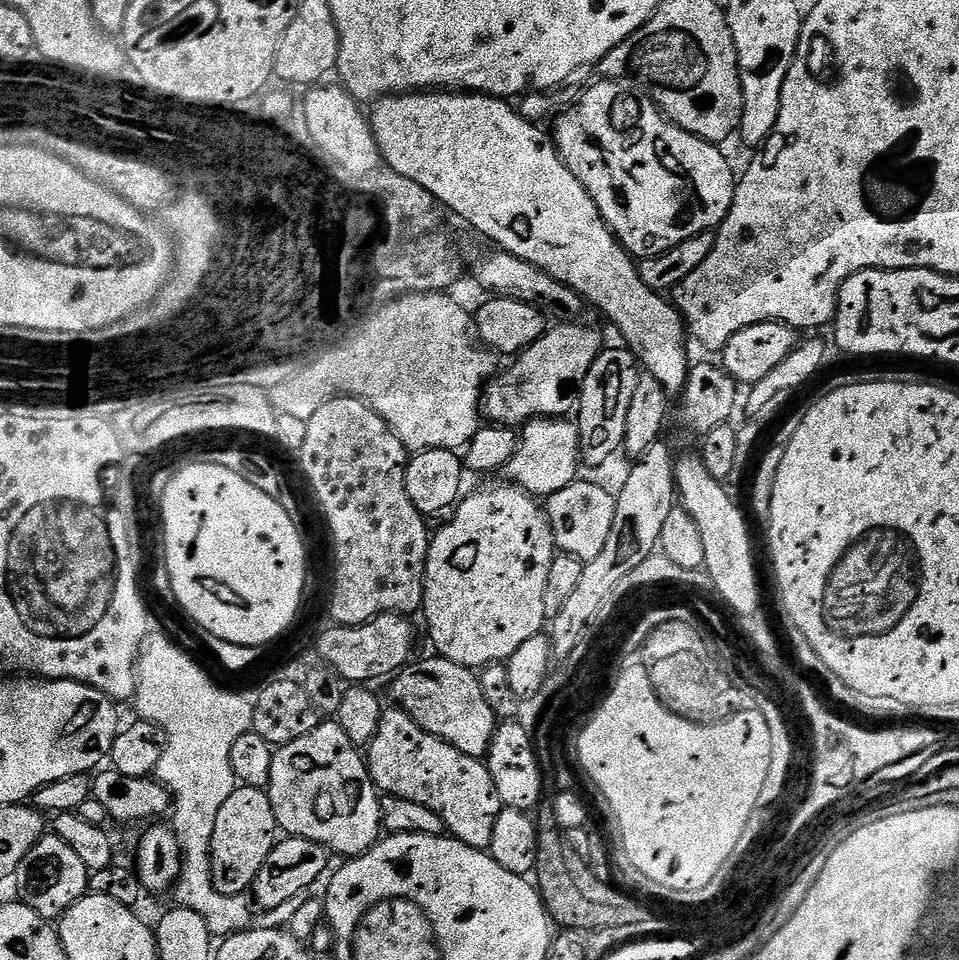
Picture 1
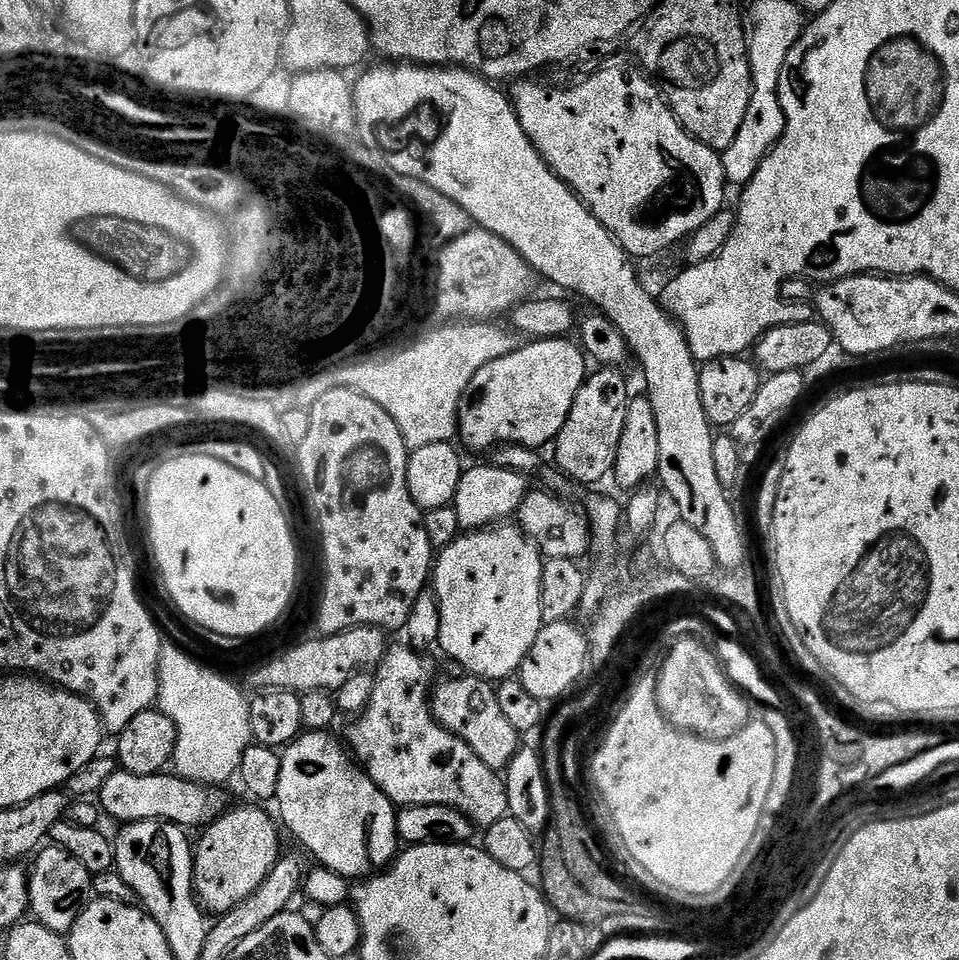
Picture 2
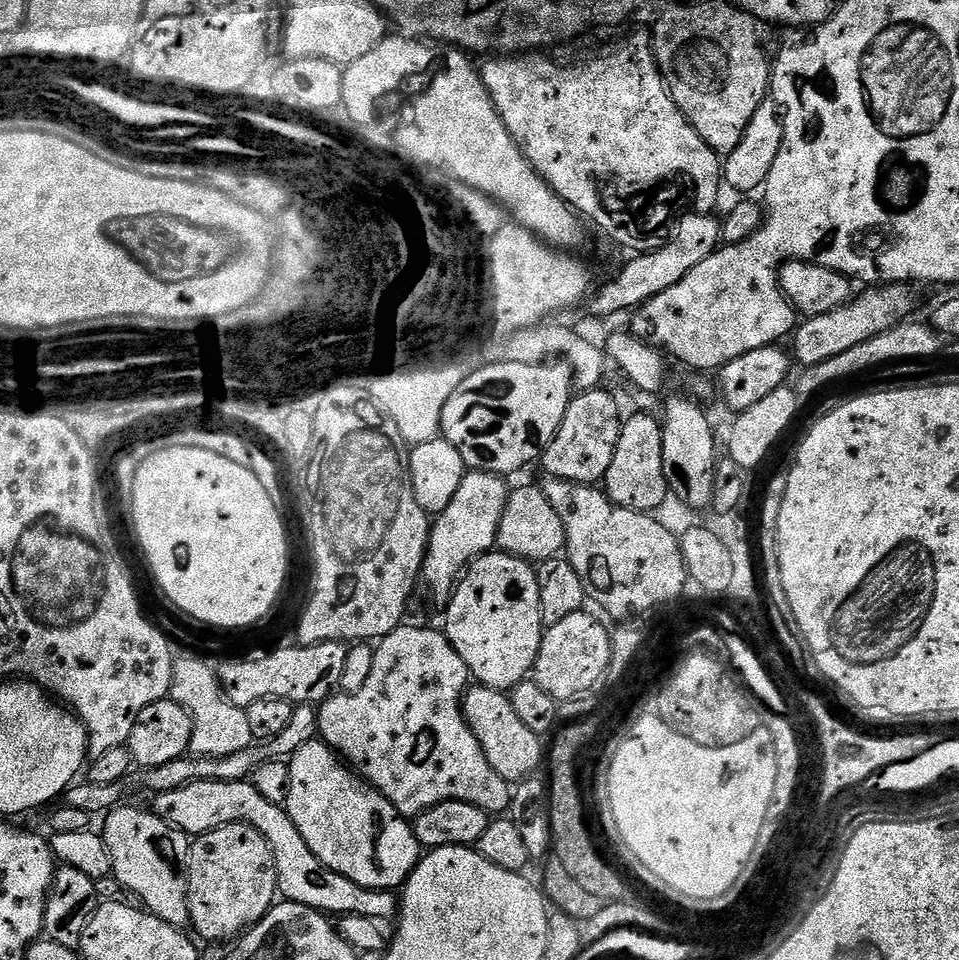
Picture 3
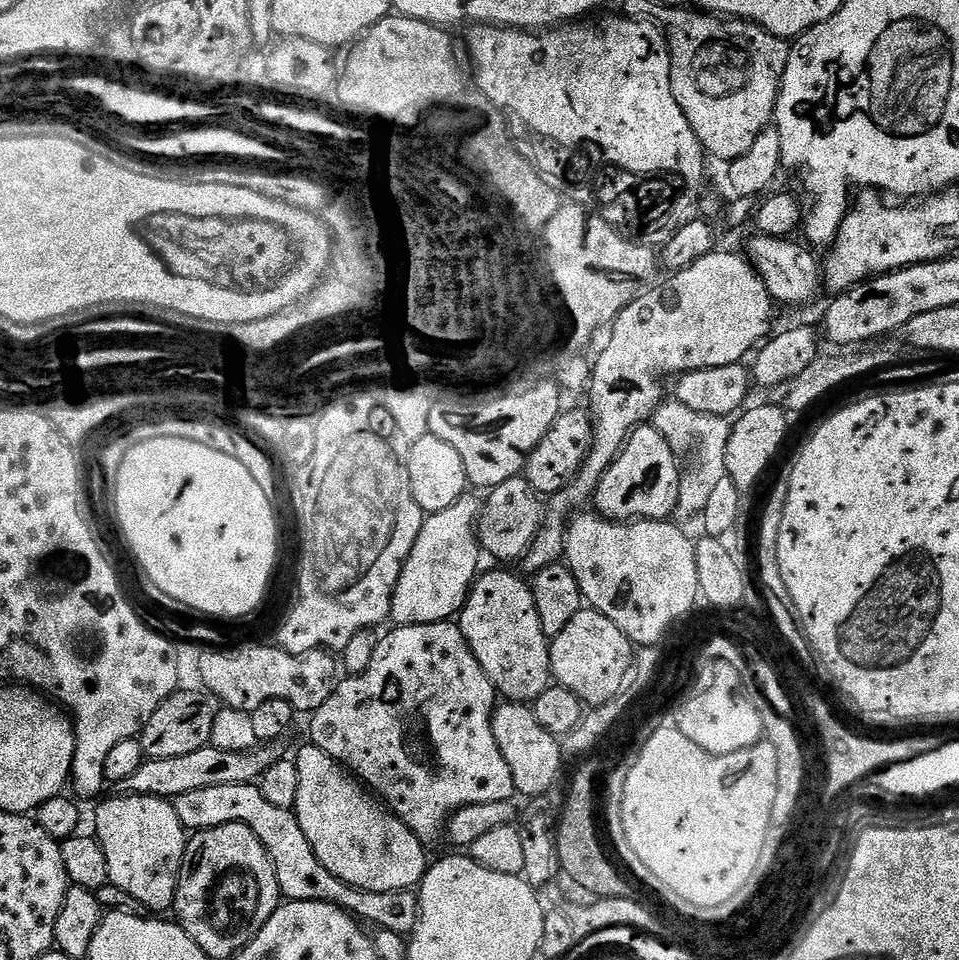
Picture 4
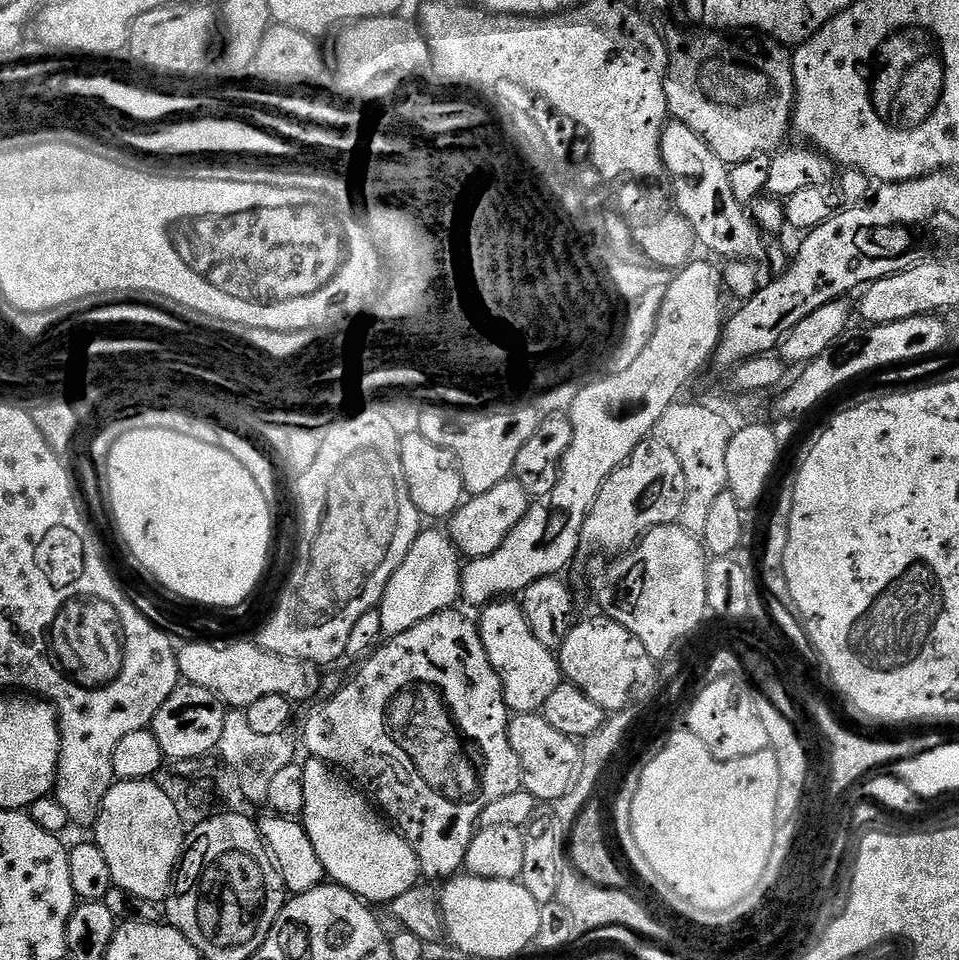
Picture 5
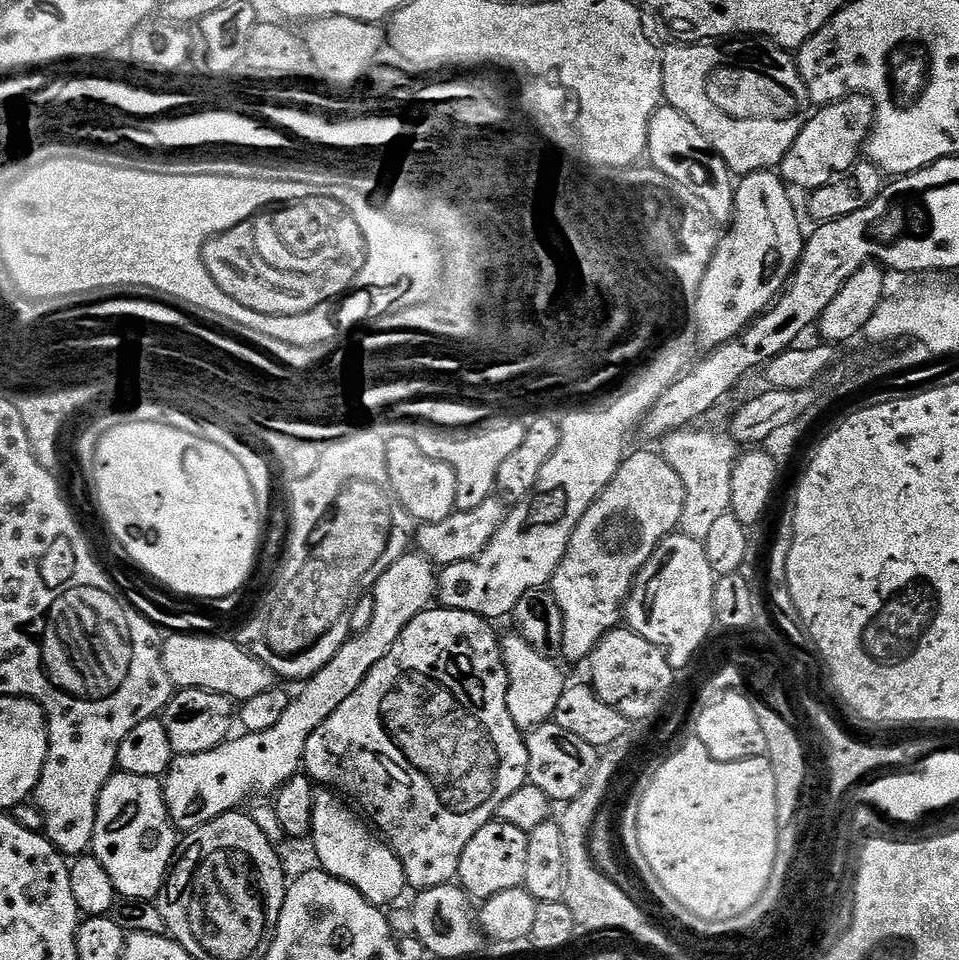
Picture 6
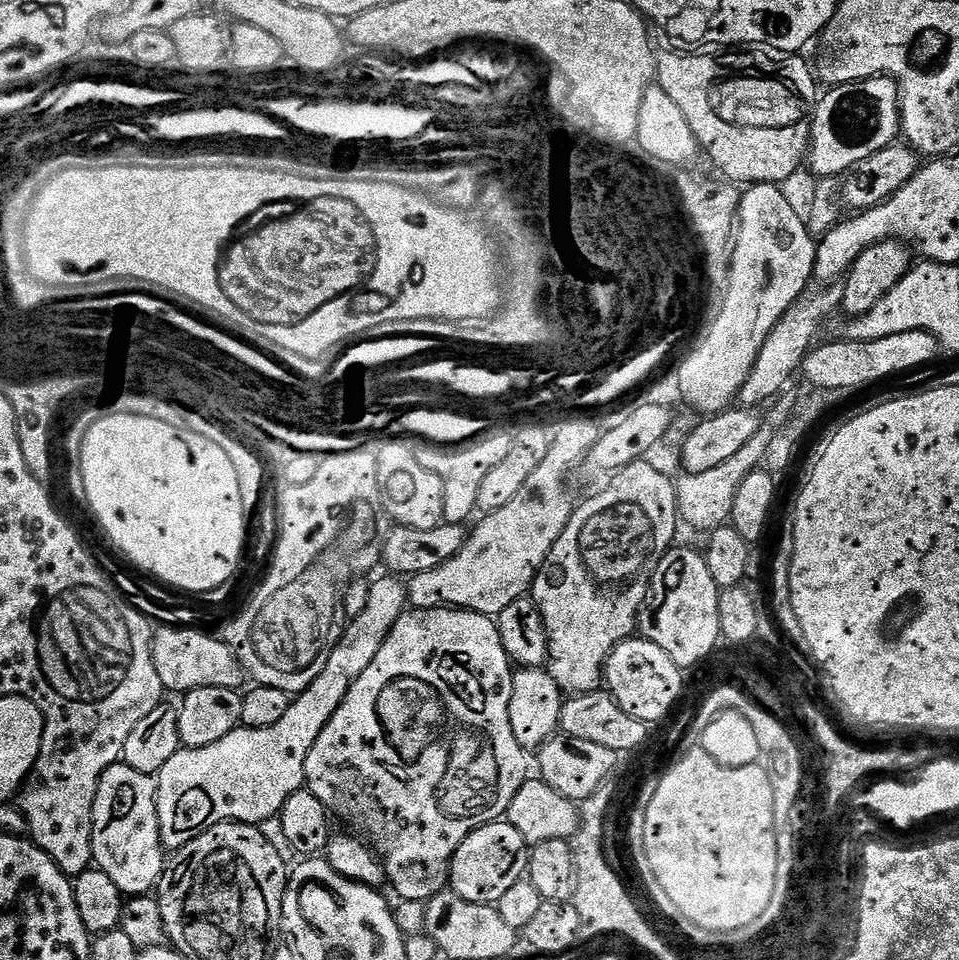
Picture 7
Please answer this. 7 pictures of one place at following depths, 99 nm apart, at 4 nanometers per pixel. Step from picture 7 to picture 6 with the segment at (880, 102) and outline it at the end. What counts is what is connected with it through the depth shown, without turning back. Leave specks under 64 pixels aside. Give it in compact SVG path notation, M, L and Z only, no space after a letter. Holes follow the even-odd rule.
M852 93L817 109L780 163L781 179L791 187L813 192L832 184L858 161L876 123L876 106L863 93Z

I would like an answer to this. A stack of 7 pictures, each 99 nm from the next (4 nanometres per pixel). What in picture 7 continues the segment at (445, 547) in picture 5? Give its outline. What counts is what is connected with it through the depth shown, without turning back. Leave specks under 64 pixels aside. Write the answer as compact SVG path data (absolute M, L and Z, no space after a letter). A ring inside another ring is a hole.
M395 574L383 575L369 583L366 610L347 621L338 646L330 650L330 658L322 666L322 674L293 699L290 710L286 710L279 722L261 728L238 727L226 734L226 738L210 742L210 746L181 747L162 766L155 777L156 813L160 841L165 849L186 846L216 824L235 822L259 826L279 816L290 794L305 787L306 754L310 754L314 742L318 742L318 734L322 734L338 706L342 706L350 686L374 662L374 654L382 650L382 642L386 642L386 634L390 634L394 622L409 607L405 581Z

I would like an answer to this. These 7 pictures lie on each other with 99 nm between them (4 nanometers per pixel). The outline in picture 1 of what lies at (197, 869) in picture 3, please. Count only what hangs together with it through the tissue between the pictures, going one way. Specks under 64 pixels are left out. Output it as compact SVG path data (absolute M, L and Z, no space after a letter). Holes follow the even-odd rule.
M237 786L230 798L222 802L222 810L218 810L218 818L214 822L210 842L214 890L227 896L245 895L251 889L254 878L258 878L258 870L262 870L270 850L274 850L277 839L276 815L267 791Z

